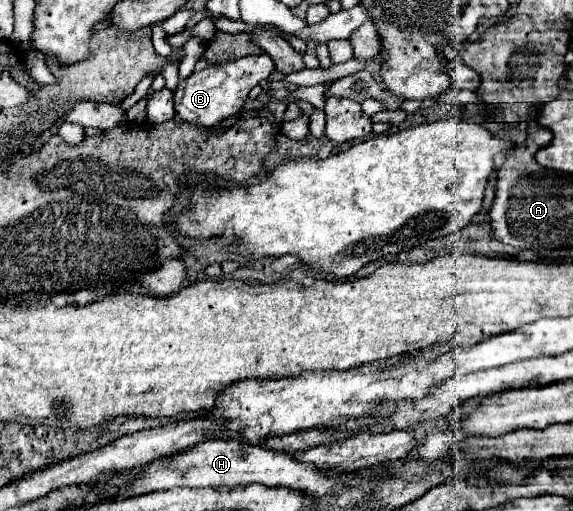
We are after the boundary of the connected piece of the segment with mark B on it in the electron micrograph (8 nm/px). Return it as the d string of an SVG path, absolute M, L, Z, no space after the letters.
M266 55L258 57L242 57L232 63L222 65L208 65L202 71L194 71L188 79L180 81L174 95L176 95L176 113L182 121L194 123L200 127L214 127L220 121L236 115L242 111L248 93L256 87L262 79L268 79L274 71L274 63Z

